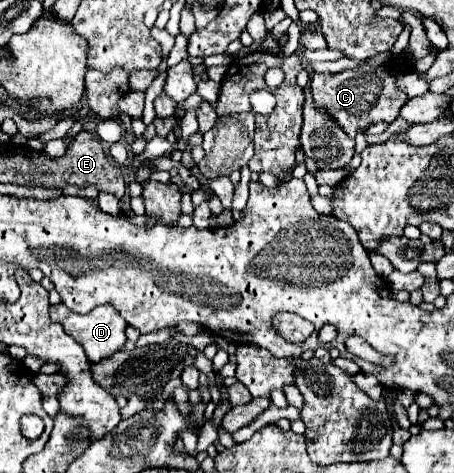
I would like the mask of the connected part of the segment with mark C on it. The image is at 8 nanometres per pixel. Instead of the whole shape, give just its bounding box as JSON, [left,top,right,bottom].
[309,61,407,139]

